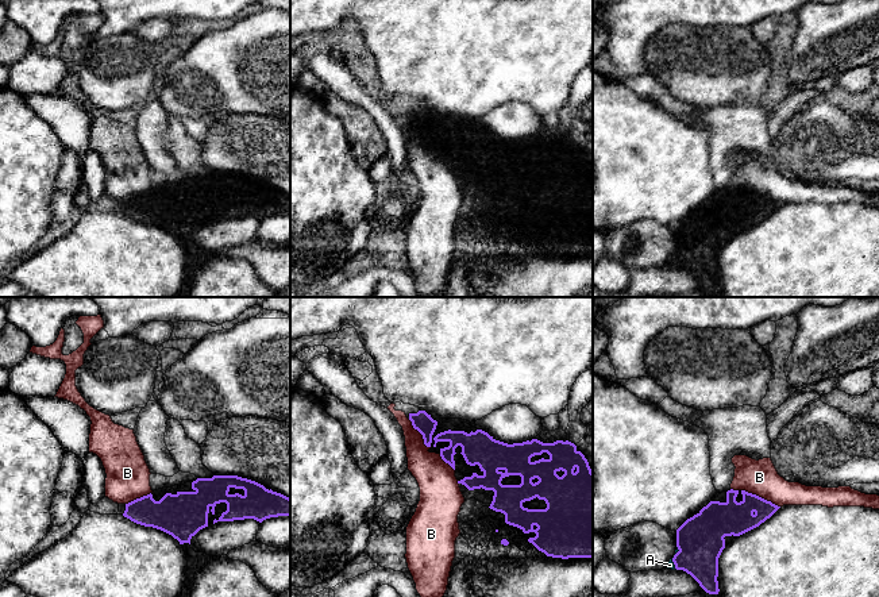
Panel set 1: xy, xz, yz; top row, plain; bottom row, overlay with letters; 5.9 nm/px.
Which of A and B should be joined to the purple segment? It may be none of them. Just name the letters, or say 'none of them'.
A

